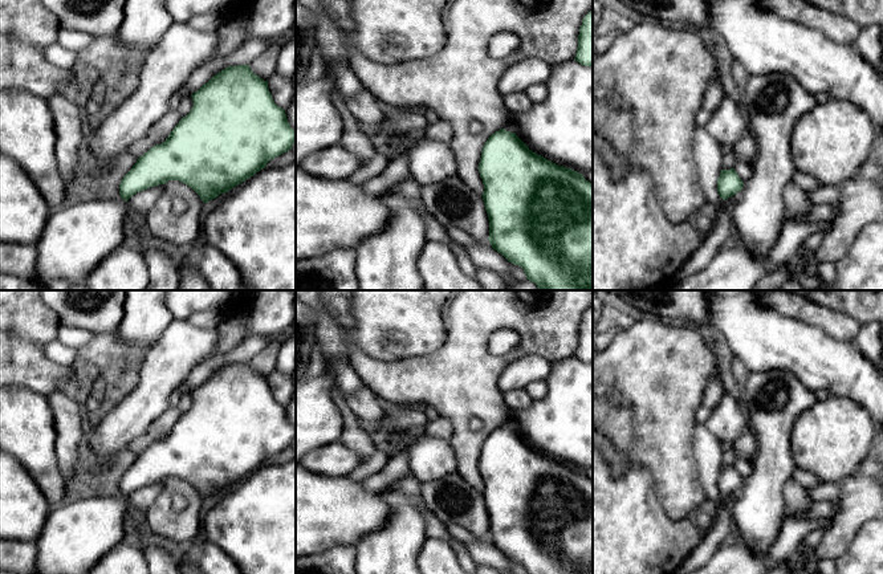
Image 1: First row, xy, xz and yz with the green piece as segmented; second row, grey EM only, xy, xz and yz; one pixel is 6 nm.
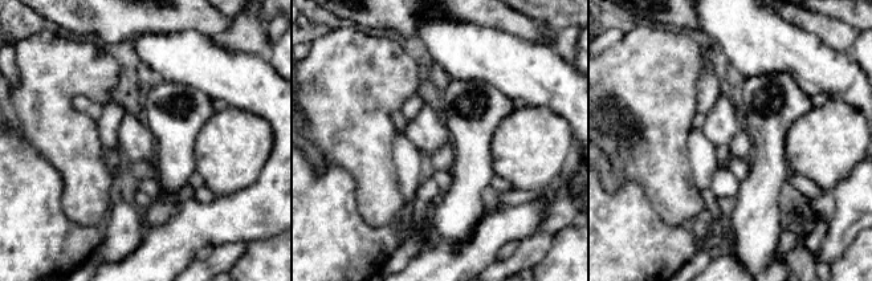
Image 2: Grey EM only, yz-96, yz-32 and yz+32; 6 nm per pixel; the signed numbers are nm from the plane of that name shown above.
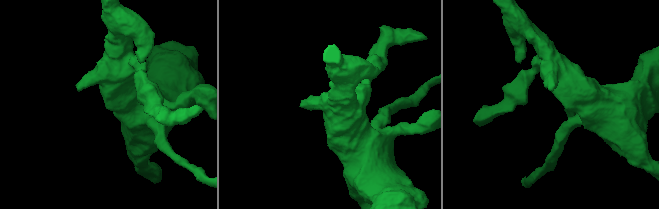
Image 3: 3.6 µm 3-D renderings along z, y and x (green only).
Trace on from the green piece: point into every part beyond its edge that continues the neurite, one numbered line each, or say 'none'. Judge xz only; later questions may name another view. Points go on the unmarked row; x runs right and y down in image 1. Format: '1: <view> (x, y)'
none

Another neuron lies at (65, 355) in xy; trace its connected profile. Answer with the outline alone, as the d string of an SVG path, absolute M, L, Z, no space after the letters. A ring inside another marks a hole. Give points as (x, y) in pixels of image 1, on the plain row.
M58 338L44 346L44 354L53 363L78 367L78 350L62 345Z

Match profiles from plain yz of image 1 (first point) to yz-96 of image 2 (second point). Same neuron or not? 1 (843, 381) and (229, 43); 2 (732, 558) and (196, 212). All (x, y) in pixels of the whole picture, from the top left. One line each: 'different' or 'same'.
1: different
2: same

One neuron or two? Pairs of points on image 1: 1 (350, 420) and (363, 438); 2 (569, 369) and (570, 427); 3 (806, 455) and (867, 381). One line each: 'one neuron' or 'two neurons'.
1: one neuron
2: one neuron
3: two neurons

